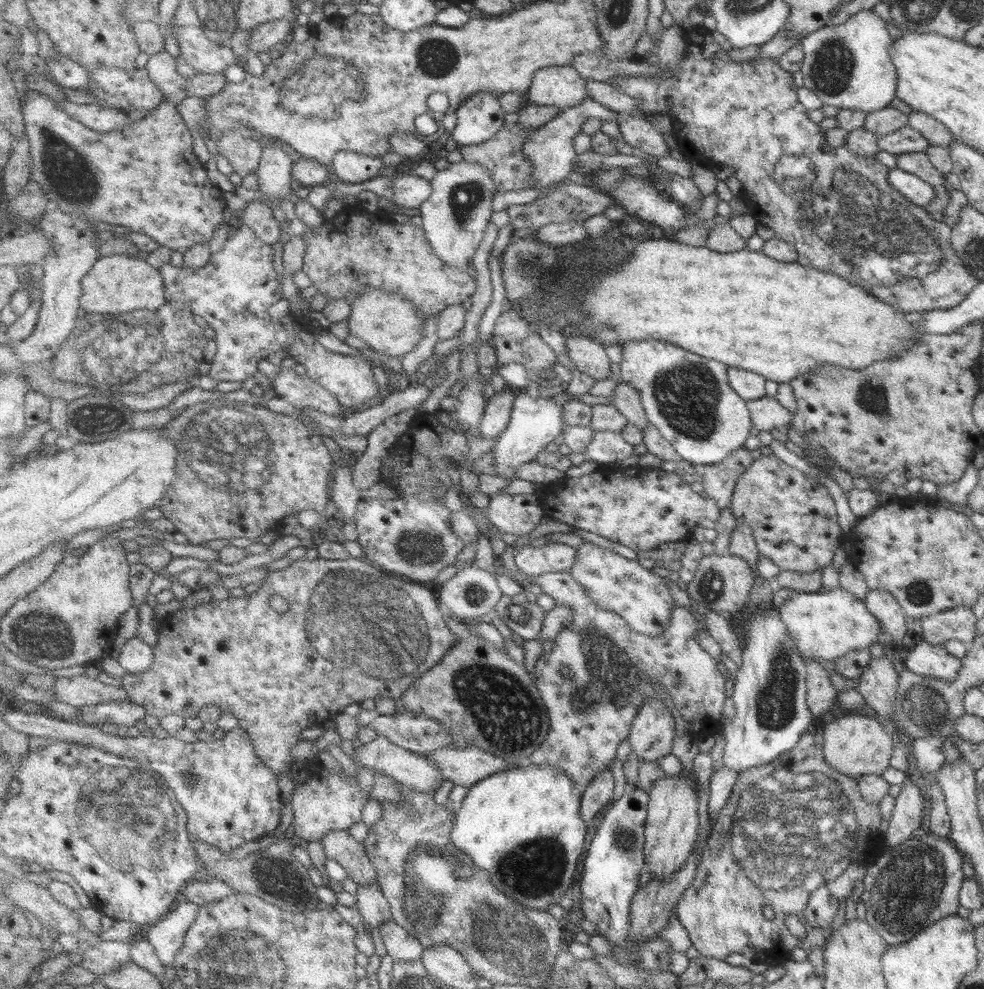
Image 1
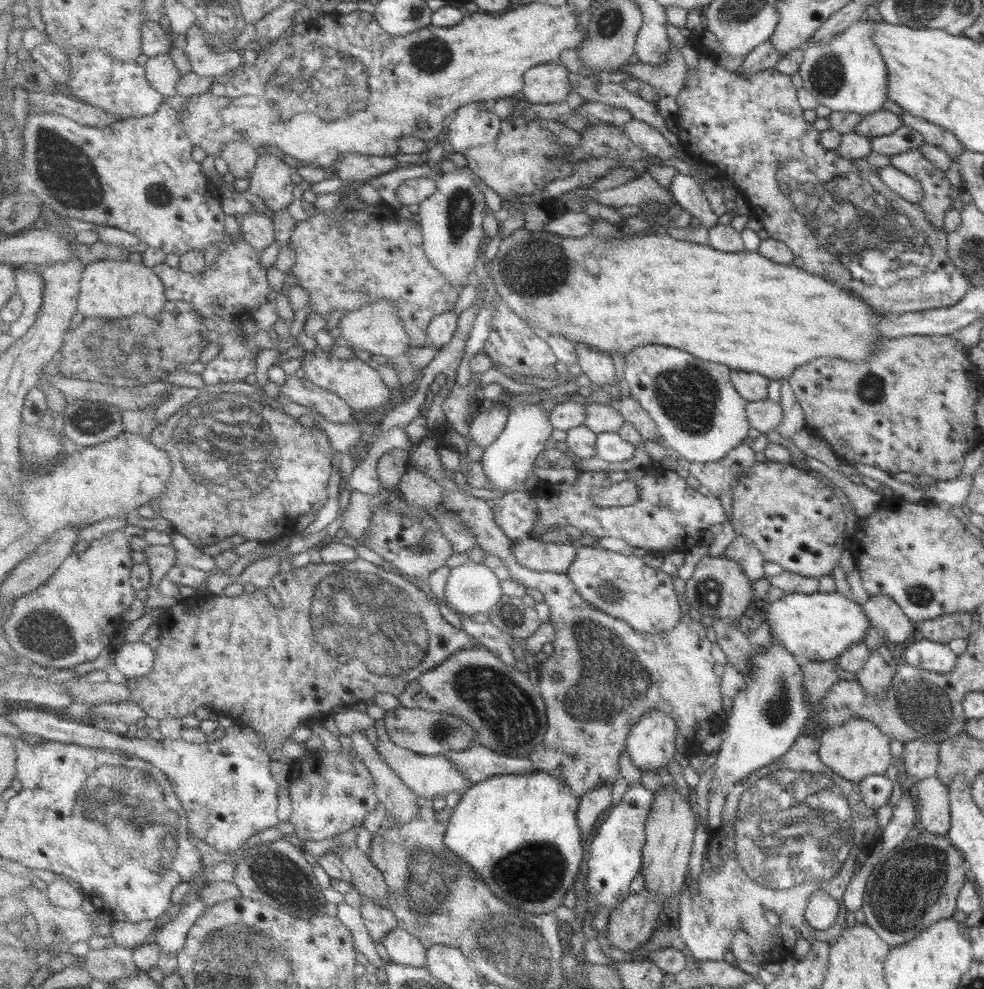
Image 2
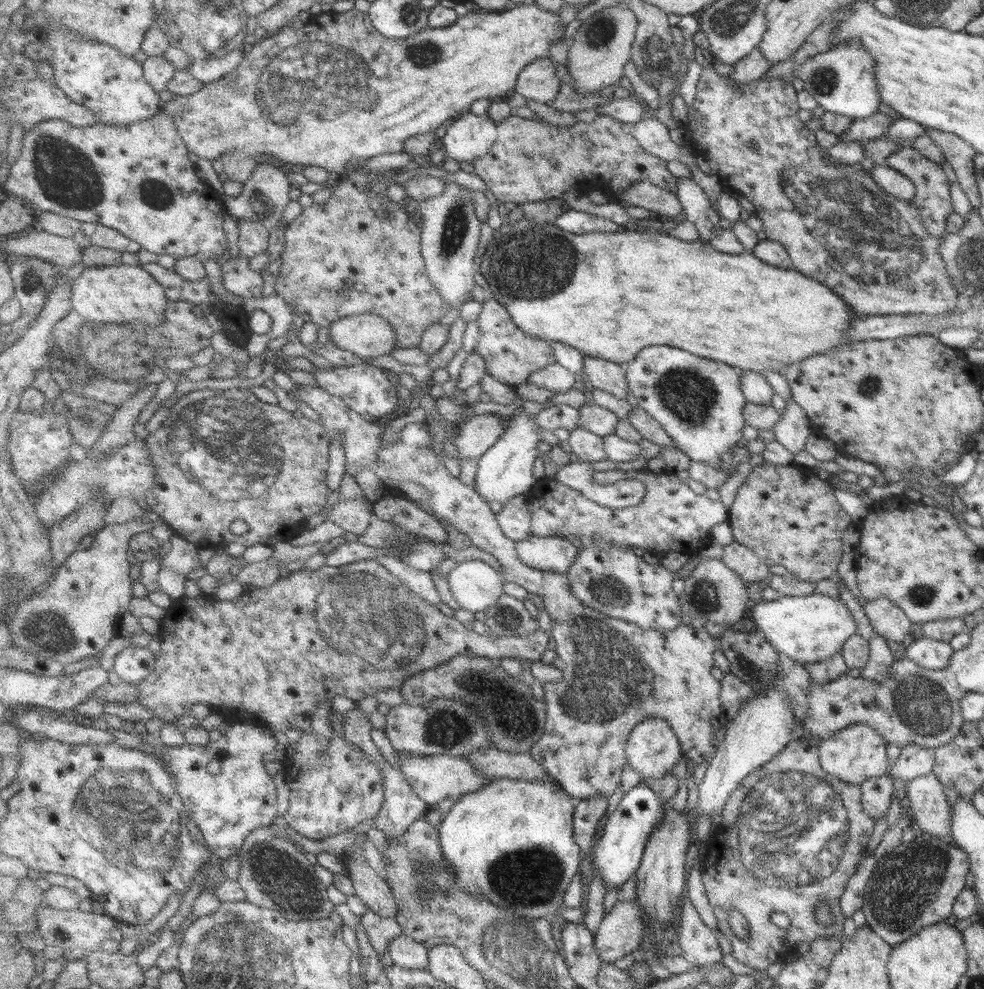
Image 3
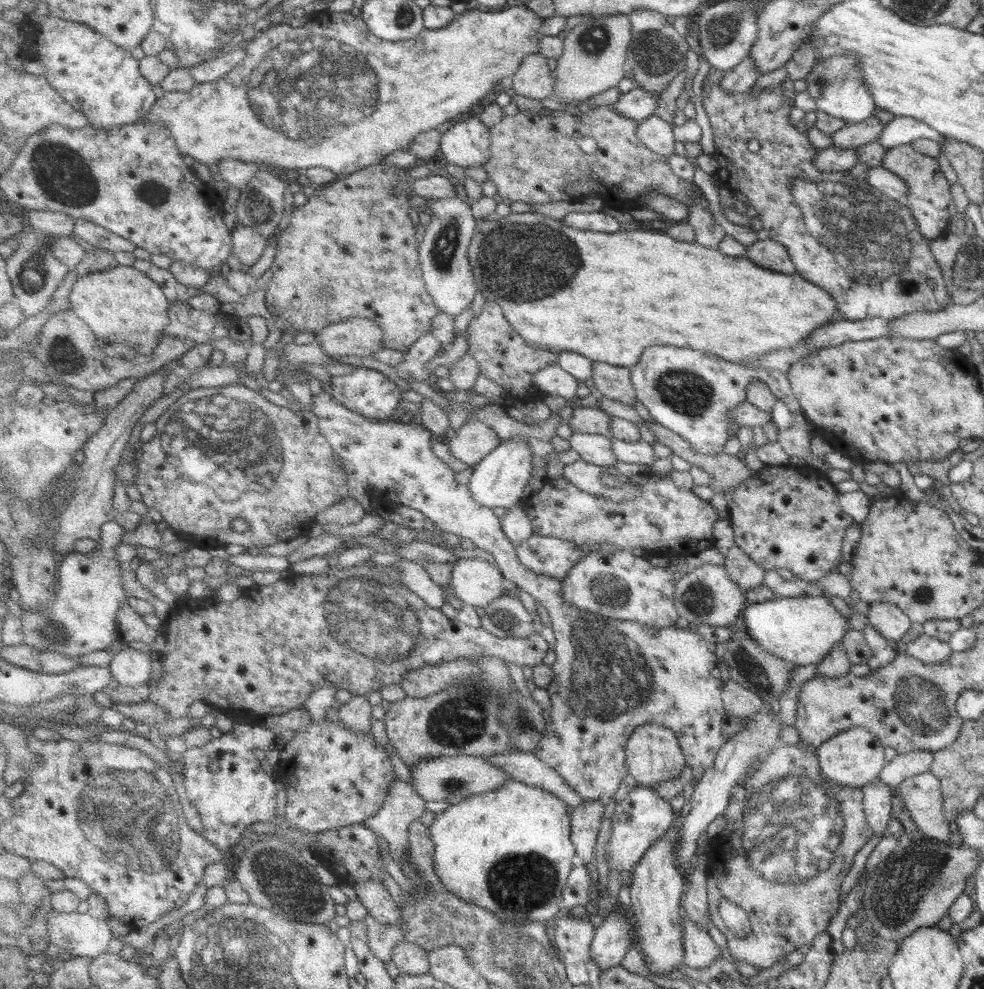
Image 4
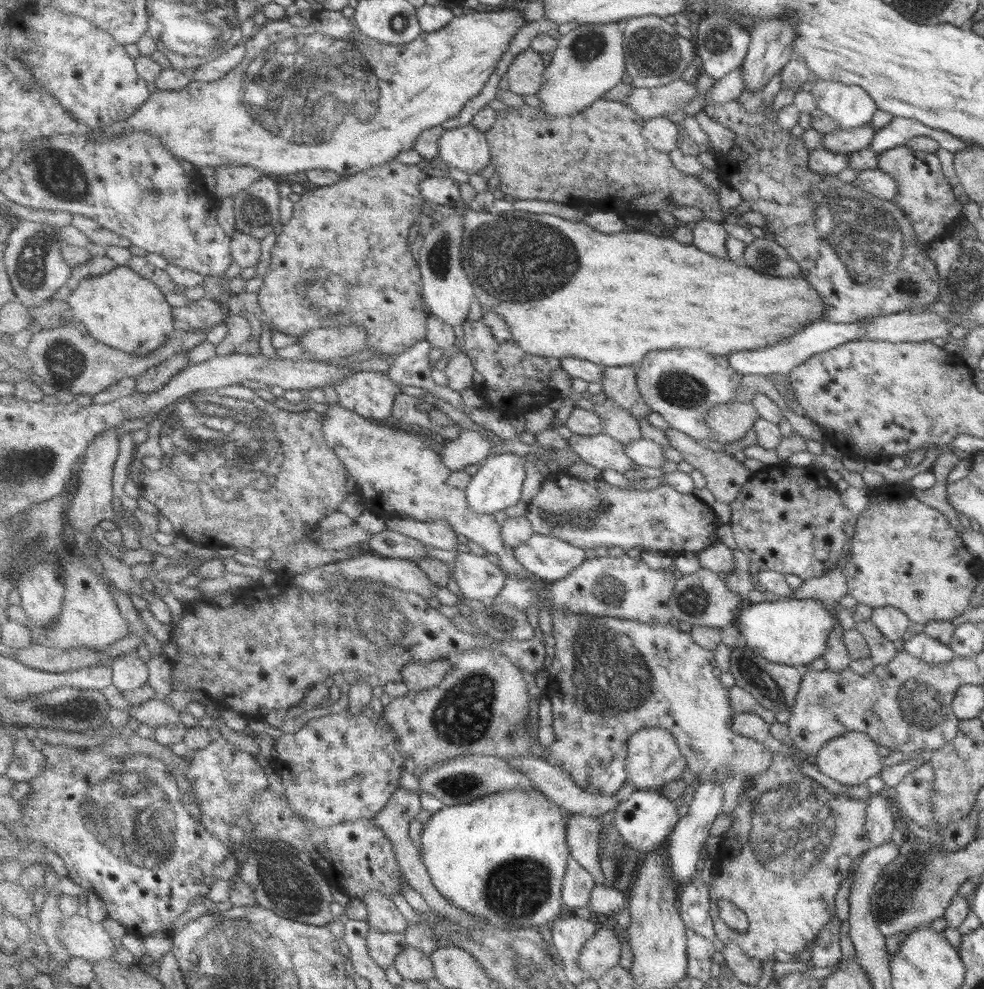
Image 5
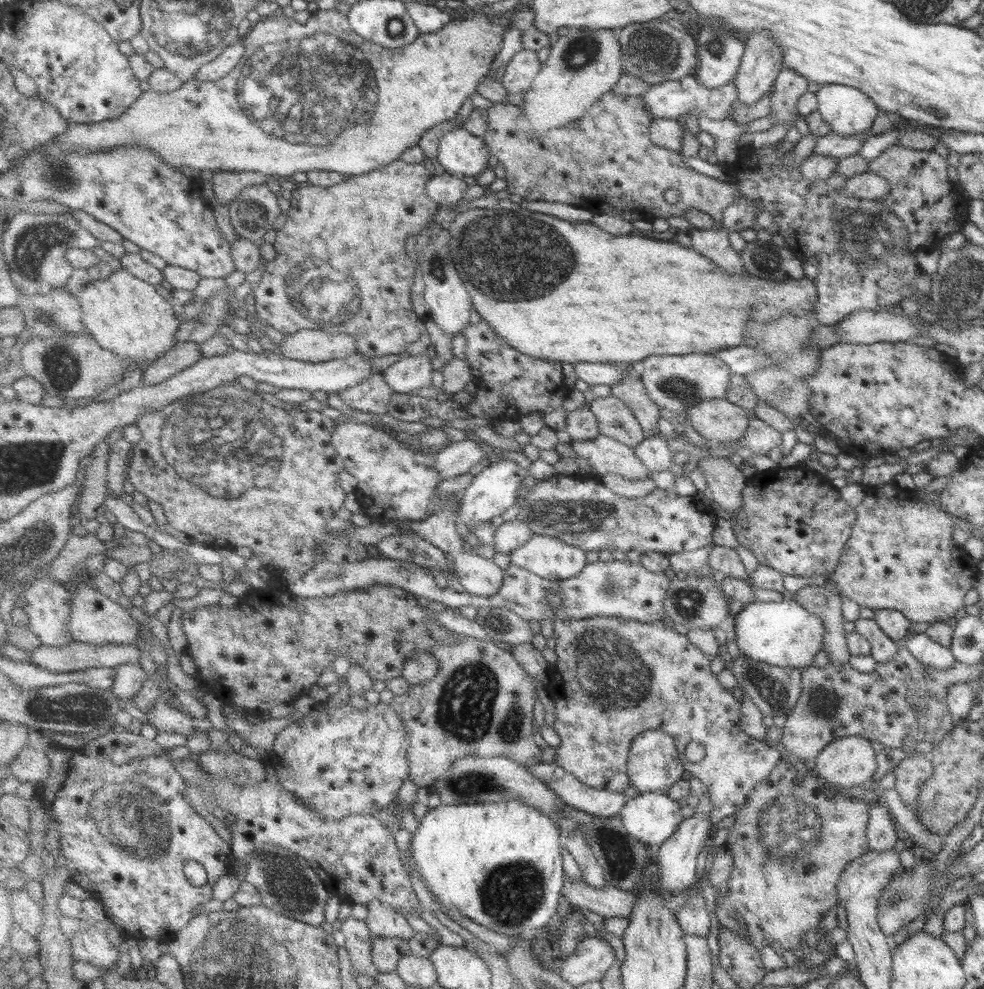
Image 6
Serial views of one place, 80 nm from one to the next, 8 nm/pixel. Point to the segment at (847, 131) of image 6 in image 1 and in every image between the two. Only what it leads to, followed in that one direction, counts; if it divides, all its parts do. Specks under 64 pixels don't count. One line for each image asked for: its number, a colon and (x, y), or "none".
1: (848, 65)
2: (848, 74)
3: (842, 79)
4: (837, 85)
5: (850, 106)

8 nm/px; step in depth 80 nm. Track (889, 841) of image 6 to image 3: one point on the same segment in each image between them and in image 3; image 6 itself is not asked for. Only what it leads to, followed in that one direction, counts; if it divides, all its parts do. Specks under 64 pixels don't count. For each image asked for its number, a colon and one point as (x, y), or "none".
3: (877, 793)
4: (877, 807)
5: (879, 814)

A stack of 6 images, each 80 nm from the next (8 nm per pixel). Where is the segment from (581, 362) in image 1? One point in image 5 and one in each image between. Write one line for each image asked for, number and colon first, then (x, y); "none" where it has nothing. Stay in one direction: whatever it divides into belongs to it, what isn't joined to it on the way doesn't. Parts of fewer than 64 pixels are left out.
2: (598, 365)
3: (611, 377)
4: (615, 382)
5: (620, 383)

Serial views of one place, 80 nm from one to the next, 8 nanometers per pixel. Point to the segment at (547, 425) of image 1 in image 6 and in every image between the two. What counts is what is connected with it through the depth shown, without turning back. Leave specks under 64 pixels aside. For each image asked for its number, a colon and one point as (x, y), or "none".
2: (510, 461)
3: (505, 471)
4: (499, 481)
5: (498, 484)
6: (496, 489)

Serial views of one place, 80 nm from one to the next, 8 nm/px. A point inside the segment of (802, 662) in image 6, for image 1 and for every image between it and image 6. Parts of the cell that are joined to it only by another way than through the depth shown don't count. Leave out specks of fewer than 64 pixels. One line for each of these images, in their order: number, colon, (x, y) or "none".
1: (826, 625)
2: (820, 627)
3: (809, 629)
4: (803, 630)
5: (791, 631)

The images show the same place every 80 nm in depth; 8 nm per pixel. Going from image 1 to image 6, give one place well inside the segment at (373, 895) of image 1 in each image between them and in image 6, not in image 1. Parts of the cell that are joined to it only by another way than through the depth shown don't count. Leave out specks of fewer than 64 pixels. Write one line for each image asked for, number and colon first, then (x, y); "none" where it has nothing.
2: (380, 919)
3: (382, 930)
4: (383, 938)
5: (385, 947)
6: (388, 952)

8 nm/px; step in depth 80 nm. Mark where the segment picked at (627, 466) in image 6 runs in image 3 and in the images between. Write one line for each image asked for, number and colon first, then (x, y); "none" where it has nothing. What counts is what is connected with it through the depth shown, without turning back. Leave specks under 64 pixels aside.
3: (590, 447)
4: (599, 449)
5: (605, 452)

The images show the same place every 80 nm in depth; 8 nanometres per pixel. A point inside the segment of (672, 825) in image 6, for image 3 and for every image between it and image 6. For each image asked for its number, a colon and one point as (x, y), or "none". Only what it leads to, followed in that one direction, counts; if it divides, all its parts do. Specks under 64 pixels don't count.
3: (619, 855)
4: (644, 817)
5: (647, 819)

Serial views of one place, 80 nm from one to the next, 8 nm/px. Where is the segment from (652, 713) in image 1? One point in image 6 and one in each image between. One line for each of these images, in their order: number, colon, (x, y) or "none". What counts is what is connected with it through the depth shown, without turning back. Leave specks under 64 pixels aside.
2: (653, 744)
3: (654, 749)
4: (655, 754)
5: (655, 758)
6: (655, 764)

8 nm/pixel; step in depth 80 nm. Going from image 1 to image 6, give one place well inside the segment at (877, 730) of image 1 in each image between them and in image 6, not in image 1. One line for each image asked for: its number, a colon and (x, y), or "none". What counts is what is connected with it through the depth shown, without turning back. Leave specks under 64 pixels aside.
2: (855, 749)
3: (856, 753)
4: (855, 757)
5: (851, 759)
6: (848, 762)

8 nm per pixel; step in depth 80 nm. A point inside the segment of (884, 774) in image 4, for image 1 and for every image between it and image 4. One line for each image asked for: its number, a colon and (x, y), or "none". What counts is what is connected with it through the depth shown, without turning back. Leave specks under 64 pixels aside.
1: (928, 752)
2: (919, 759)
3: (914, 761)

